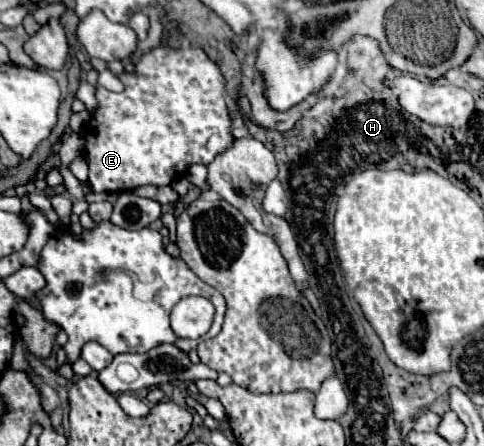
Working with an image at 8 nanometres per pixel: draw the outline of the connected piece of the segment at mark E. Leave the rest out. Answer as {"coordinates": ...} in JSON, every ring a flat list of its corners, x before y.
{"coordinates":[[157,46,151,52,147,52,139,64,135,66,133,74,121,74,119,80,125,84,125,90,121,94,109,92,105,88,97,88,97,100,99,106,91,116,91,122,87,124,87,130,83,132,85,138,85,152,87,152,87,162,89,162,89,186,93,192,121,192,121,190,135,190,139,186,145,184,153,184,153,186,169,186,173,180,177,180,177,176,183,176,183,172,191,166,191,164,209,164,221,150,227,150,233,142,231,134,229,134,229,126,231,126,231,118,229,118,229,110,227,110,227,102,223,98,225,94,225,78,219,70,219,66,215,62,211,62,207,58,207,54,201,48,179,48,173,50,169,46]]}

